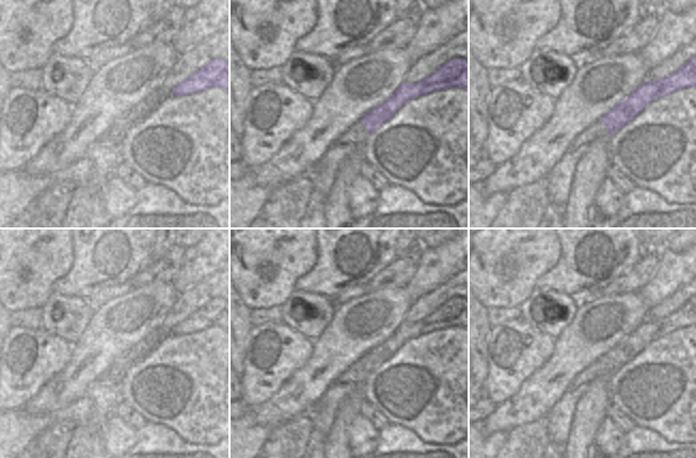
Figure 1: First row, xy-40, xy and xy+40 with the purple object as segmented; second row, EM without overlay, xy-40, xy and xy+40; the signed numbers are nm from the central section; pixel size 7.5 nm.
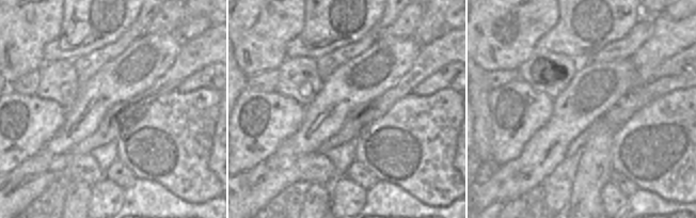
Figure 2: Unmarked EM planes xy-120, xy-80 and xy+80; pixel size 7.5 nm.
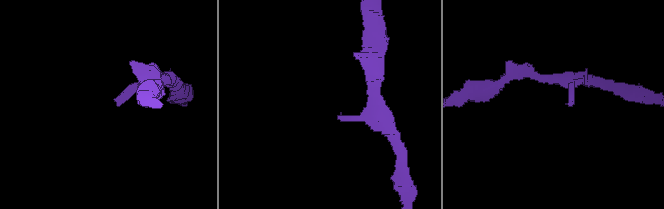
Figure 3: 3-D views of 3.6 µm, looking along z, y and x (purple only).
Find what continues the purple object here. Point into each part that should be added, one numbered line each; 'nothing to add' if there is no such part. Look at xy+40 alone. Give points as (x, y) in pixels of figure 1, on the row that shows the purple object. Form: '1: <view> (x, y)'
nothing to add.

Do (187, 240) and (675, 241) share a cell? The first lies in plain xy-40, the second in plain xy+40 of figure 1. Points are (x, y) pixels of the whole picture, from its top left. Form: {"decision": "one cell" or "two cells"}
{"decision": "one cell"}

